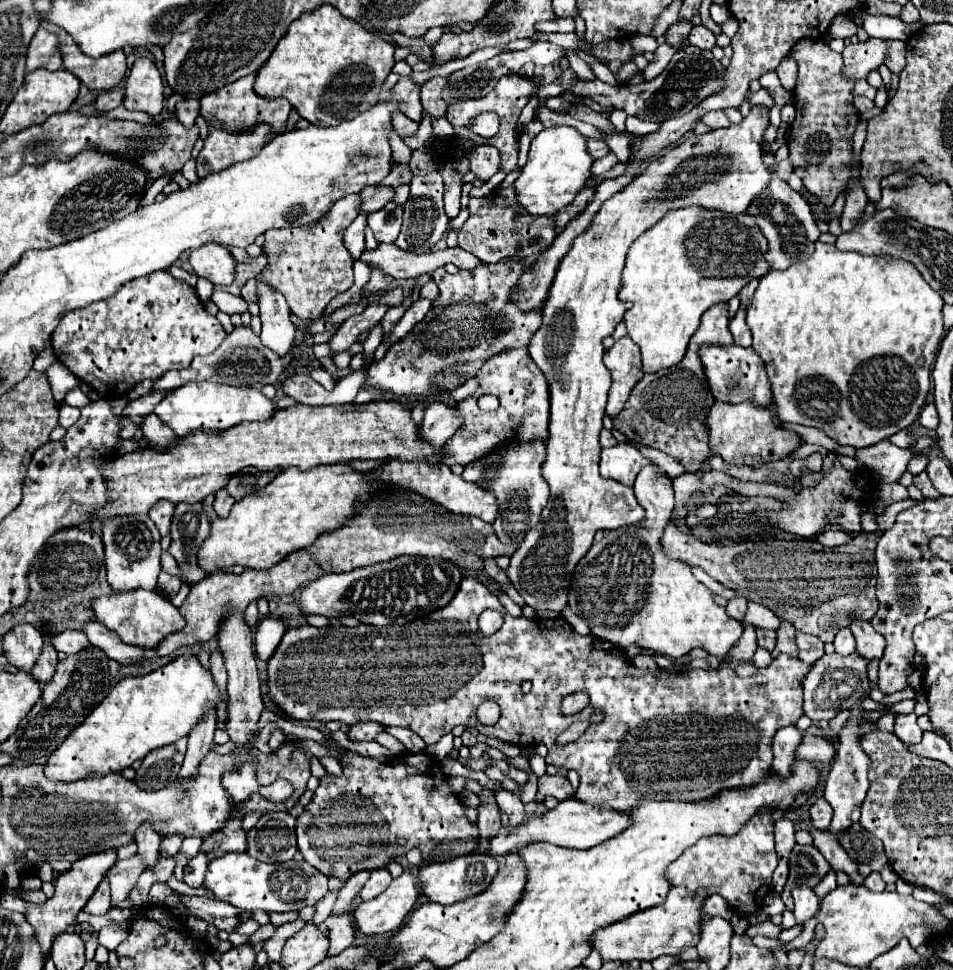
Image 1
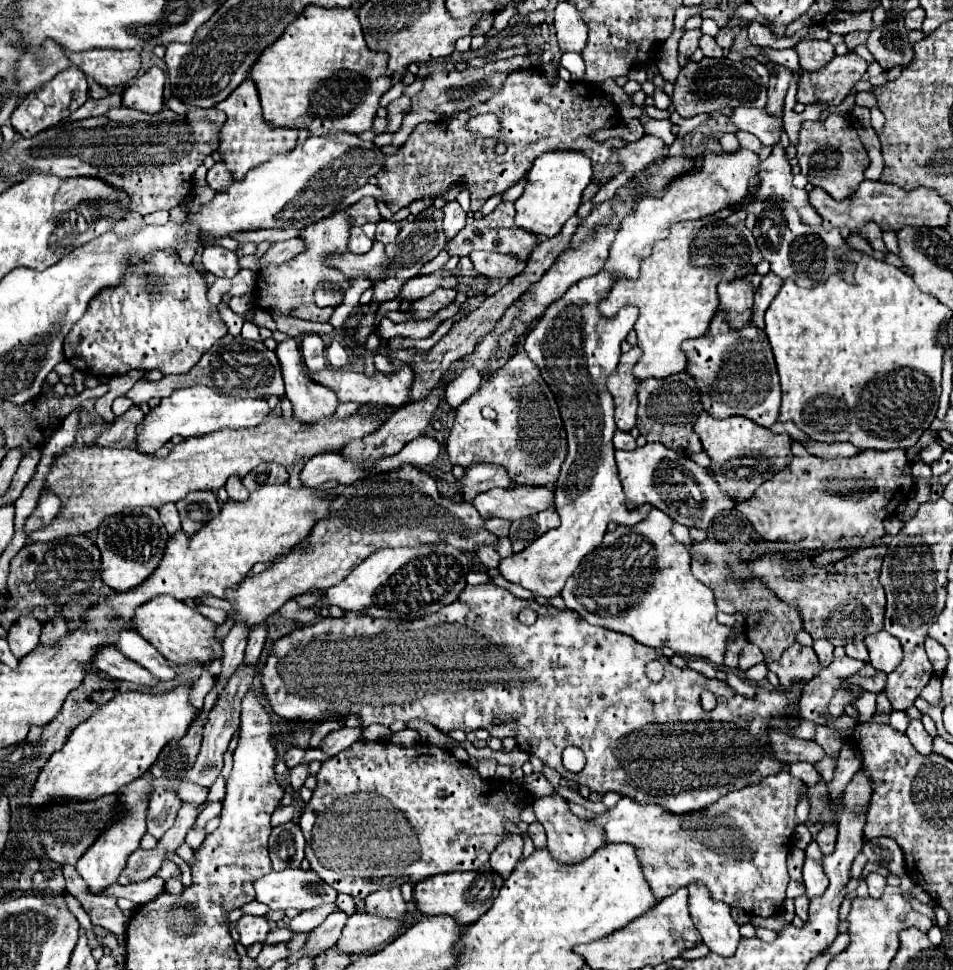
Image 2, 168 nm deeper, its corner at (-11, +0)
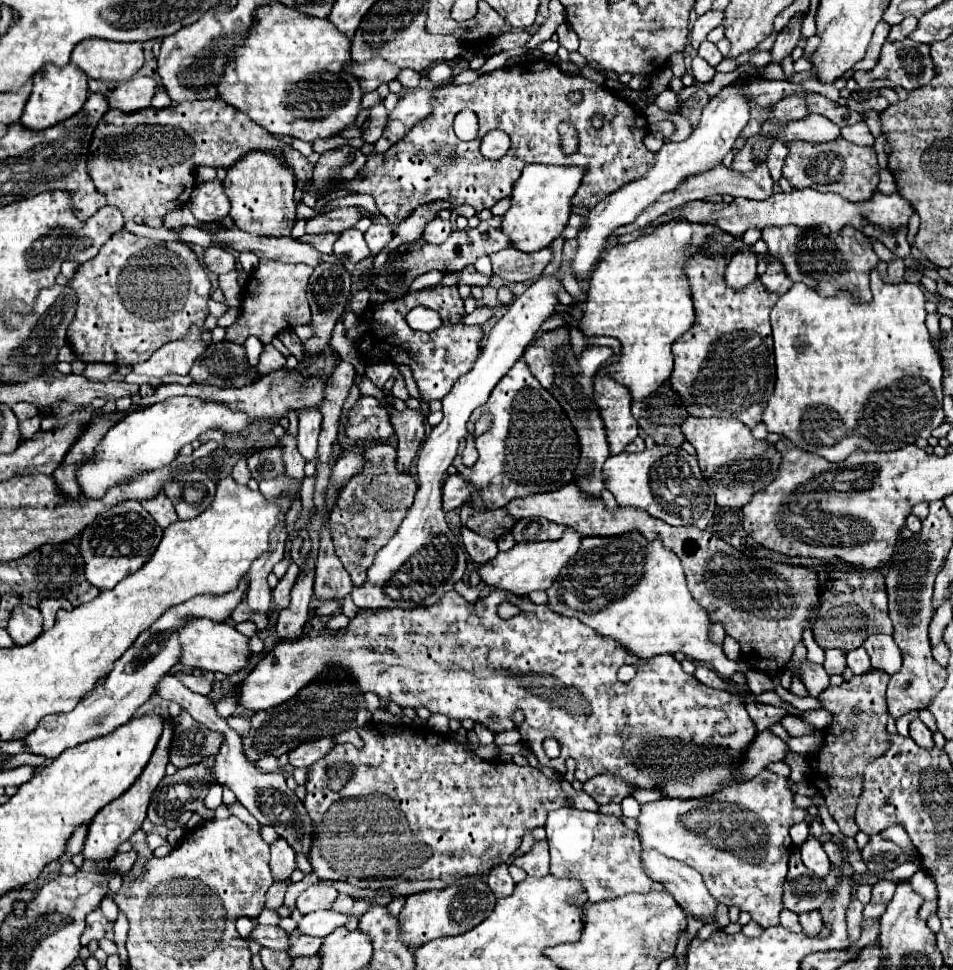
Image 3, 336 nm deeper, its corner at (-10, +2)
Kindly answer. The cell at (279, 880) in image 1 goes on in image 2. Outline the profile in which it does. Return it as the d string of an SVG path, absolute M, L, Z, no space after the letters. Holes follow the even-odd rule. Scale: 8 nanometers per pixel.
M286 868L282 872L270 872L254 884L256 900L270 906L270 910L294 908L298 912L312 910L322 904L336 902L338 892L322 882L316 872Z

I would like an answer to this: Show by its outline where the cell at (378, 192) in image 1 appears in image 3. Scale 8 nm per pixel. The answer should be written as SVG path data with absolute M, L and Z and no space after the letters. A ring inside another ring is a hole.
M347 206L337 208L325 214L319 214L317 218L307 220L307 234L325 234L325 232L343 232L353 228L363 214L359 212L359 206Z

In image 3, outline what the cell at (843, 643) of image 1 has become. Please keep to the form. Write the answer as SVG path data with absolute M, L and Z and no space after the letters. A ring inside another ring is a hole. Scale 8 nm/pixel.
M863 646L847 652L847 664L853 670L853 674L865 674L871 668L869 658L867 658L867 652L865 652Z

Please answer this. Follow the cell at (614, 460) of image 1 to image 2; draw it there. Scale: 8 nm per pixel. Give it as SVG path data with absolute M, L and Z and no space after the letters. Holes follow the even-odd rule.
M646 444L644 448L636 448L632 452L616 450L616 464L628 508L652 504L678 524L706 530L718 512L732 510L736 506L724 496L724 492L720 492L720 486L712 480L706 468L698 466L688 456L666 448L664 444Z

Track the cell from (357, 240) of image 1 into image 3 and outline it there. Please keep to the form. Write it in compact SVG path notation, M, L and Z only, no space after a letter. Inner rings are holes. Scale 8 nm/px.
M355 228L341 232L339 240L335 242L333 252L339 254L339 256L347 256L345 266L347 266L349 272L353 270L351 266L355 266L355 262L359 262L361 258L369 256L369 248L367 248L367 242L365 242L365 238L363 238L363 232L359 232L359 230L355 230Z

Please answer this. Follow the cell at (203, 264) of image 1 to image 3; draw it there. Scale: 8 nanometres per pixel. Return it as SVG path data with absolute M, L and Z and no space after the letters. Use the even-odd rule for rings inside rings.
M211 246L205 250L205 264L215 274L227 274L227 272L235 270L235 256L231 252L227 252L225 248Z

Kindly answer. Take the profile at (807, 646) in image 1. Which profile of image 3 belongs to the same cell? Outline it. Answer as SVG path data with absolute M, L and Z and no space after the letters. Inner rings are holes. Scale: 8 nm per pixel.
M835 648L825 650L823 668L825 668L827 674L843 674L843 670L845 670L845 652L835 650Z

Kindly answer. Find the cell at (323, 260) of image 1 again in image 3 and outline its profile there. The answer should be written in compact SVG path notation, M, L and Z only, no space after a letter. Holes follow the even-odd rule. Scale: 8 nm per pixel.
M261 260L259 268L249 276L243 290L241 316L227 328L225 340L243 344L251 334L255 334L263 344L269 344L273 336L289 326L299 326L311 322L311 310L307 306L307 284L313 274L311 266L303 264L279 264L275 260Z

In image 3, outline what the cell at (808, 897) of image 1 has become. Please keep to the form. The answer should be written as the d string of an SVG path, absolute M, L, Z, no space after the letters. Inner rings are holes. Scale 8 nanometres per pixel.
M809 836L809 840L799 848L801 852L801 858L803 858L803 864L819 878L825 878L829 872L831 872L831 862L825 854L825 850L821 848L821 842L813 836Z

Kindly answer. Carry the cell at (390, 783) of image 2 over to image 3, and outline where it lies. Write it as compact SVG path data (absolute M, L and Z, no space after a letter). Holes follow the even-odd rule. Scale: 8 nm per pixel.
M367 726L361 728L359 732L363 732L361 740L363 740L363 748L355 748L353 744L337 744L335 750L331 750L331 754L327 754L327 758L321 758L319 762L315 762L315 766L307 768L307 798L303 800L307 814L311 818L313 824L313 838L311 838L311 852L309 852L309 860L311 860L311 868L313 874L319 880L333 880L333 882L347 882L359 888L391 888L401 880L447 880L447 882L457 882L465 876L475 876L475 874L487 874L495 864L505 862L521 844L521 838L525 834L525 830L533 830L535 826L543 826L545 818L551 810L557 810L561 806L567 806L567 798L559 786L557 780L549 780L545 778L537 768L531 766L517 766L513 762L505 764L501 760L491 760L491 762L483 762L479 756L471 756L467 754L467 750L461 744L451 742L447 736L435 734L435 732L427 732L427 738L421 734L419 728L413 726ZM337 762L349 762L353 766L351 770L351 778L347 780L347 786L343 786L343 790L331 790L327 786L327 768L335 766Z

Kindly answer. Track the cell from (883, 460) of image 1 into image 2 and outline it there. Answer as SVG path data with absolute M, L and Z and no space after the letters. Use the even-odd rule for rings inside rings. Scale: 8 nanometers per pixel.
M806 440L802 442L806 446L806 450L814 456L820 458L844 458L844 456L854 456L854 452L860 452L856 446L842 442L842 444L822 444L822 442L814 442L814 440Z

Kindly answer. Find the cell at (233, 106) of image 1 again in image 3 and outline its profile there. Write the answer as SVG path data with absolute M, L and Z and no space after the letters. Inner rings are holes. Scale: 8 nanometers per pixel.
M251 150L235 166L227 168L225 194L231 200L231 218L237 228L257 236L289 236L295 220L295 174L279 154Z

